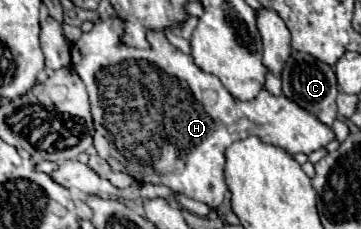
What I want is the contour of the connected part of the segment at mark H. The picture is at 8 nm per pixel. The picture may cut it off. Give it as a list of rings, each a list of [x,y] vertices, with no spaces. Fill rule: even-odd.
[[[108,18],[94,24],[94,28],[80,36],[78,42],[72,44],[72,68],[78,72],[82,82],[86,84],[86,90],[90,94],[92,102],[92,118],[94,118],[94,146],[98,150],[98,156],[104,158],[112,170],[128,172],[138,182],[152,182],[152,184],[164,184],[176,192],[186,194],[188,198],[200,200],[208,204],[210,208],[218,208],[224,202],[224,196],[228,192],[224,182],[224,150],[236,142],[238,138],[246,138],[250,134],[260,136],[268,144],[278,144],[286,148],[292,154],[304,152],[310,154],[314,150],[324,148],[328,142],[336,140],[336,134],[332,126],[322,124],[318,116],[312,112],[306,112],[302,106],[294,104],[288,96],[274,96],[268,90],[262,90],[254,100],[238,100],[234,98],[222,82],[202,72],[190,54],[180,52],[174,48],[164,32],[150,30],[146,32],[150,48],[140,50],[134,46],[124,44],[124,22],[120,18]],[[204,92],[214,92],[216,102],[204,104]],[[154,142],[160,150],[160,154],[154,156]]]

